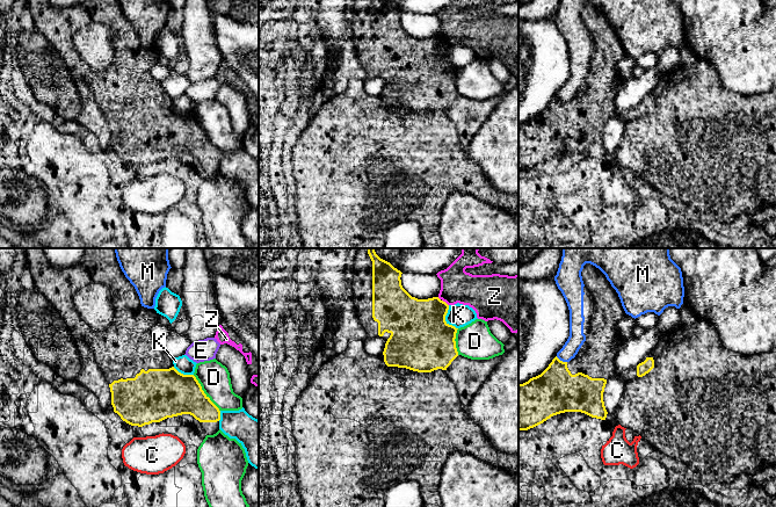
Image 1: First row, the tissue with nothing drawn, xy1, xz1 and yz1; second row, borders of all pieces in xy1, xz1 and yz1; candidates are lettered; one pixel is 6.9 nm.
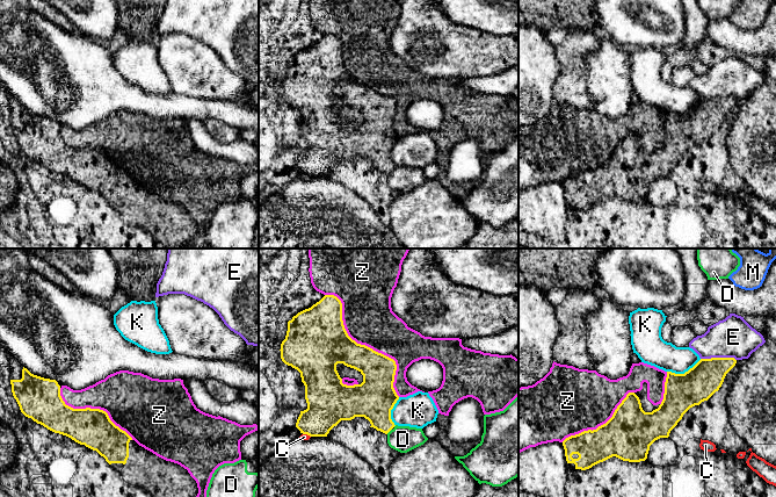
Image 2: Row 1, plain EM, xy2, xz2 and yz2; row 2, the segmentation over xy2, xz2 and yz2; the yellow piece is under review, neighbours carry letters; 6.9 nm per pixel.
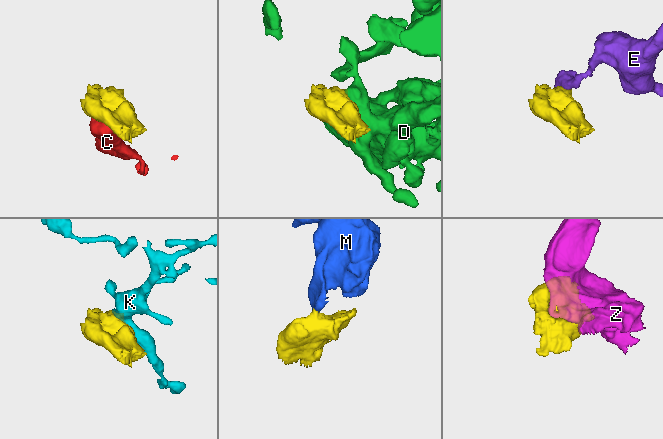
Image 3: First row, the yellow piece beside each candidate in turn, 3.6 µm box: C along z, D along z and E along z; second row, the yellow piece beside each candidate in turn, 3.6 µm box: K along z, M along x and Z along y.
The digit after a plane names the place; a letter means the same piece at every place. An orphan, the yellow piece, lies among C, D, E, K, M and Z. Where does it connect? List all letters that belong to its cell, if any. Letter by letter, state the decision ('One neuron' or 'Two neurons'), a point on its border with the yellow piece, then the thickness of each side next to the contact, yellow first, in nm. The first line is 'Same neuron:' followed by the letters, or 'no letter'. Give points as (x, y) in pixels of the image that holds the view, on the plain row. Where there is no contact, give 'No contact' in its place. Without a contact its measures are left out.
Same neuron: no letter
C: Two neurons. Touches yellow at xz2 (306, 173). Thickness 280 nm (yellow) against 50 nm
D: Two neurons. Touches yellow at xy1 (204, 134). Thickness 320 nm (yellow) against 220 nm
E: Two neurons. Touches yellow at yz2 (718, 98). Thickness 240 nm (yellow) against 280 nm
K: Two neurons. Touches yellow at yz2 (684, 113). Thickness 260 nm (yellow) against 200 nm
M: Two neurons. Touches yellow at yz1 (561, 101). Thickness 320 nm (yellow) against 120 nm
Z: Two neurons. Touches yellow at xz2 (364, 85). Thickness 300 nm (yellow) against 340 nm

